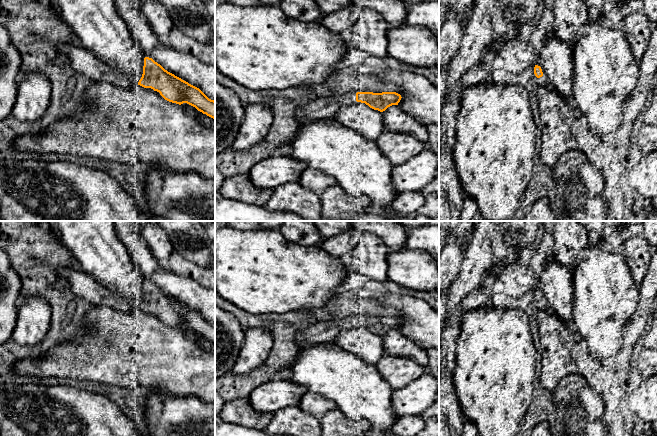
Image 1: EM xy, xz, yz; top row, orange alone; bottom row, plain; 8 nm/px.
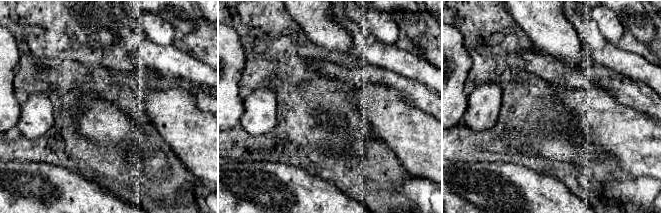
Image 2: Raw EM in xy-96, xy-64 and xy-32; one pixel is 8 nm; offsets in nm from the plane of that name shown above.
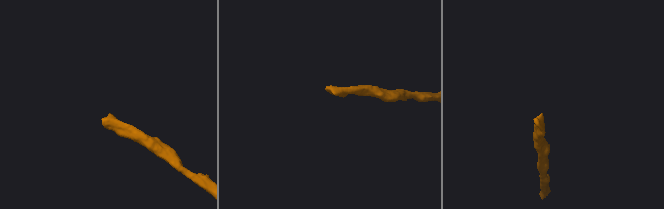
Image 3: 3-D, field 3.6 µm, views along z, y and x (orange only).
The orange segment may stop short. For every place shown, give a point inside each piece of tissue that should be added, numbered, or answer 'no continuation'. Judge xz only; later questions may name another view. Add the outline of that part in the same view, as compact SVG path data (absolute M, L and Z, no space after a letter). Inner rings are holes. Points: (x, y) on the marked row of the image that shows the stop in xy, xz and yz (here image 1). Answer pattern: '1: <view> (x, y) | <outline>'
1: xz (326, 107) | M356 94L336 95L318 98L296 111L296 118L300 123L334 119L335 114L346 106L356 102Z

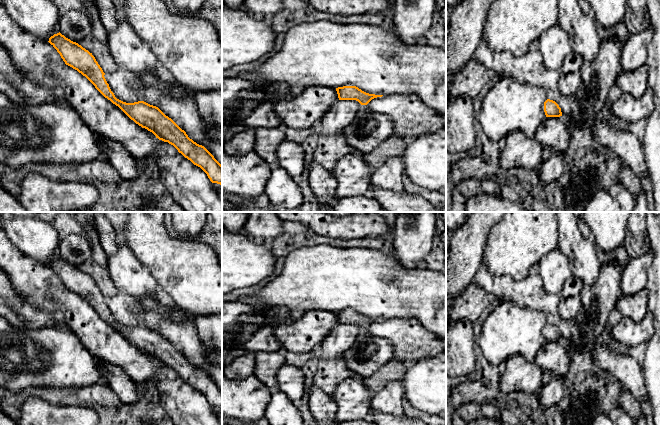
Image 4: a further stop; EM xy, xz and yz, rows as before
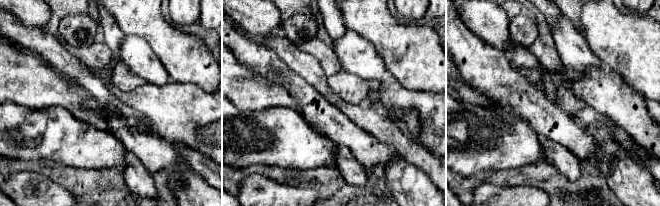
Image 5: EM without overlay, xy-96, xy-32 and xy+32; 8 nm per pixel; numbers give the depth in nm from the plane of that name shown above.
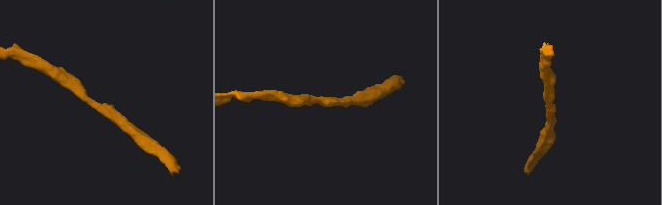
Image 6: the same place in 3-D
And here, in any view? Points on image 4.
no continuation

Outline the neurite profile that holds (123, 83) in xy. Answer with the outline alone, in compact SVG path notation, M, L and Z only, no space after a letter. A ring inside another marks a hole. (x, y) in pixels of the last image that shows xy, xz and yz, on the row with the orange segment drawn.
M118 67L114 72L105 73L104 77L117 99L126 103L140 101L137 89L141 85L141 79L137 74Z

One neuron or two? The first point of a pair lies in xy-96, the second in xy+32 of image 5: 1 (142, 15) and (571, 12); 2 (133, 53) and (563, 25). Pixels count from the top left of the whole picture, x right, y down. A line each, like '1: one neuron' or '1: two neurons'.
1: two neurons
2: one neuron

